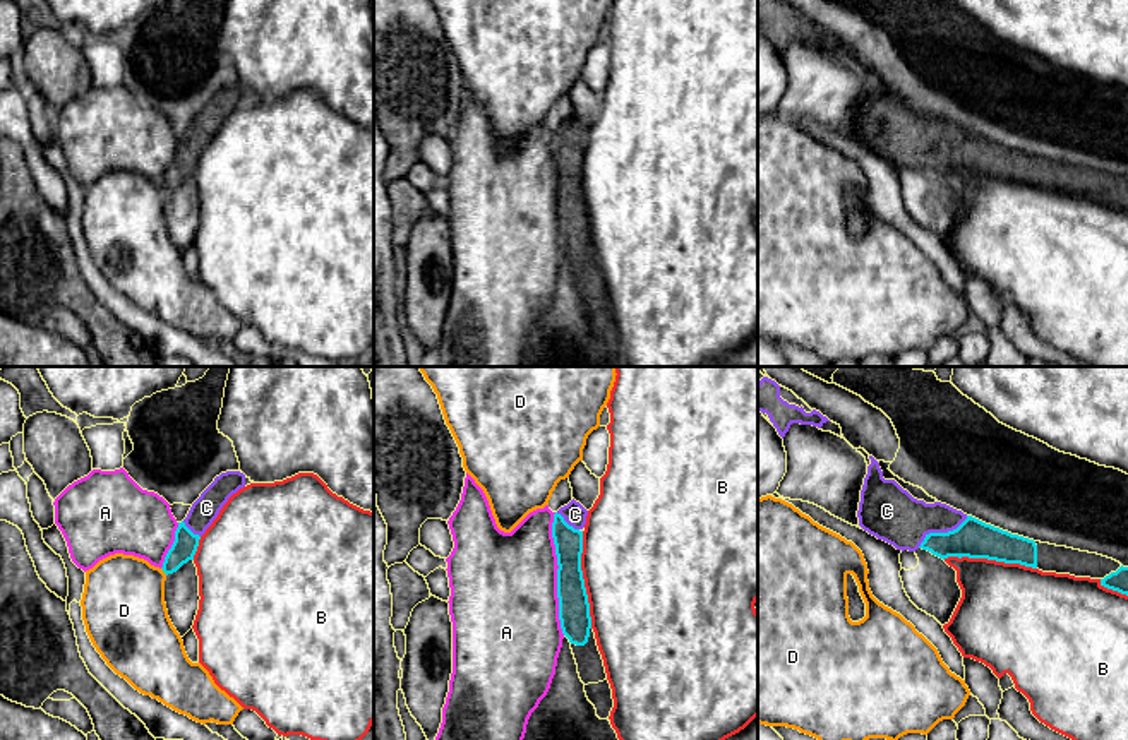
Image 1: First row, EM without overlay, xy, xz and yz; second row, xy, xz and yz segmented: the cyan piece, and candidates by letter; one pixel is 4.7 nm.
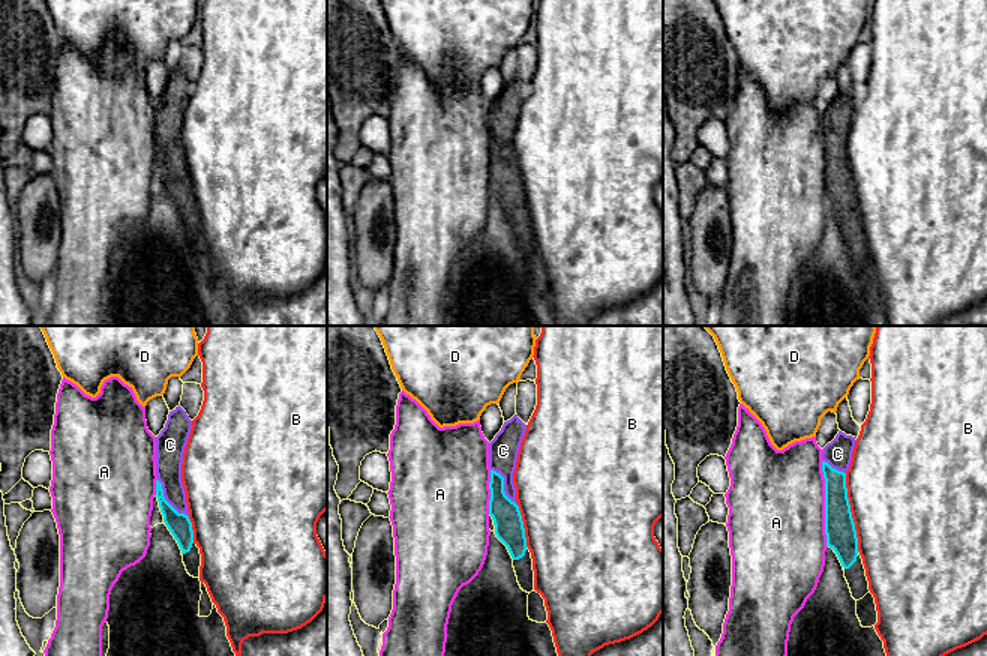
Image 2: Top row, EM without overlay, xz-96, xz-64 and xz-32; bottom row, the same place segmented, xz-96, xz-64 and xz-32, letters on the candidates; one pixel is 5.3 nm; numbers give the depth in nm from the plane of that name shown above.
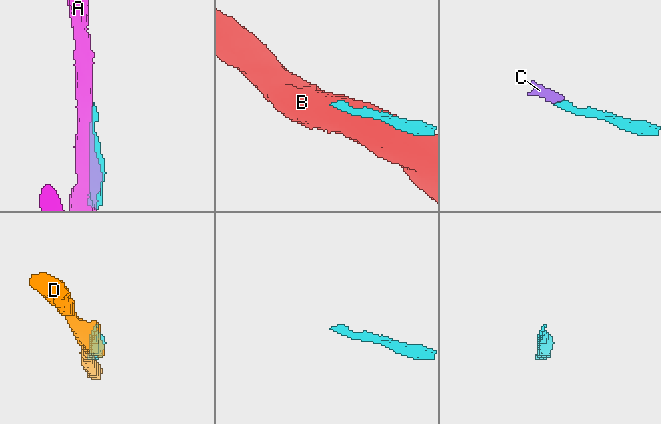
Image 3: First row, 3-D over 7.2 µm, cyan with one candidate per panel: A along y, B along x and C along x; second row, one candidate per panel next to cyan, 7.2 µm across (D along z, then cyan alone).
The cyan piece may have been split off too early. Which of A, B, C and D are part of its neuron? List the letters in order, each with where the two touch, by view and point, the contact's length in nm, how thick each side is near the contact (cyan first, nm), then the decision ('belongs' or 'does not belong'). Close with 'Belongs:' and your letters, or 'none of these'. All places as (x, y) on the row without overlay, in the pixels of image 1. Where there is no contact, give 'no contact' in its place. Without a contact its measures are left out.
A: xz (558, 190) | 600 nm | 140/480 nm | does not belong
B: xz (583, 196) | 460 nm | 140/500 nm | does not belong
C: yz (942, 149) | 280 nm | 180/260 nm | belongs
D: xy (163, 187) | 50 nm | 120/380 nm | does not belong
Belongs: C

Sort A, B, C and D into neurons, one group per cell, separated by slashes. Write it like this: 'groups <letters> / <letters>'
groups A / B / C / D

